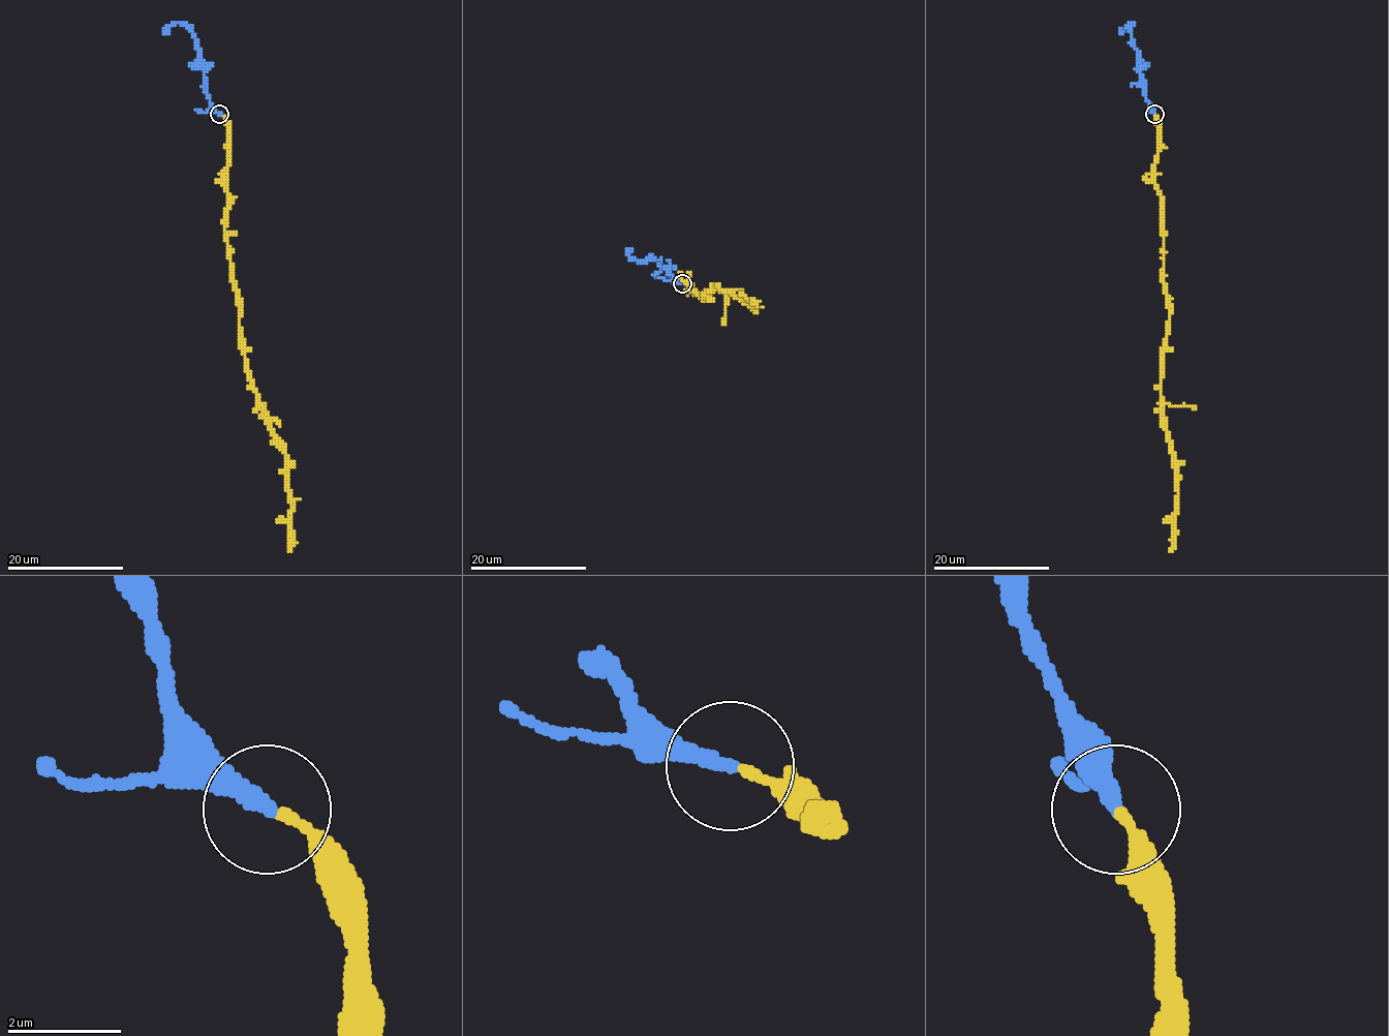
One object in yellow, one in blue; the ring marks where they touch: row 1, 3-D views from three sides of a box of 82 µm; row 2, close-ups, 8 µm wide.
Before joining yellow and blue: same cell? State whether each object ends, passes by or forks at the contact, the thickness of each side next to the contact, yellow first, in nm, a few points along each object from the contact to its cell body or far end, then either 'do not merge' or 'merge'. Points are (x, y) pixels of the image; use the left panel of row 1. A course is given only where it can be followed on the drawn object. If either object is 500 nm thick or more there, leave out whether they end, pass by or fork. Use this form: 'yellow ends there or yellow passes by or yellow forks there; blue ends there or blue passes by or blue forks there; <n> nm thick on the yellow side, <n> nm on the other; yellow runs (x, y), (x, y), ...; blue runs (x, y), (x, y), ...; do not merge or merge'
yellow ends there; blue ends there; 170 nm thick on the yellow side, 320 nm on the other; yellow runs (220, 115), (227, 127), (225, 241), (238, 301), (241, 349), (256, 403), (284, 454), (288, 550); blue runs (219, 115), (208, 94), (205, 64), (194, 34), (184, 26), (173, 23), (164, 32); merge

